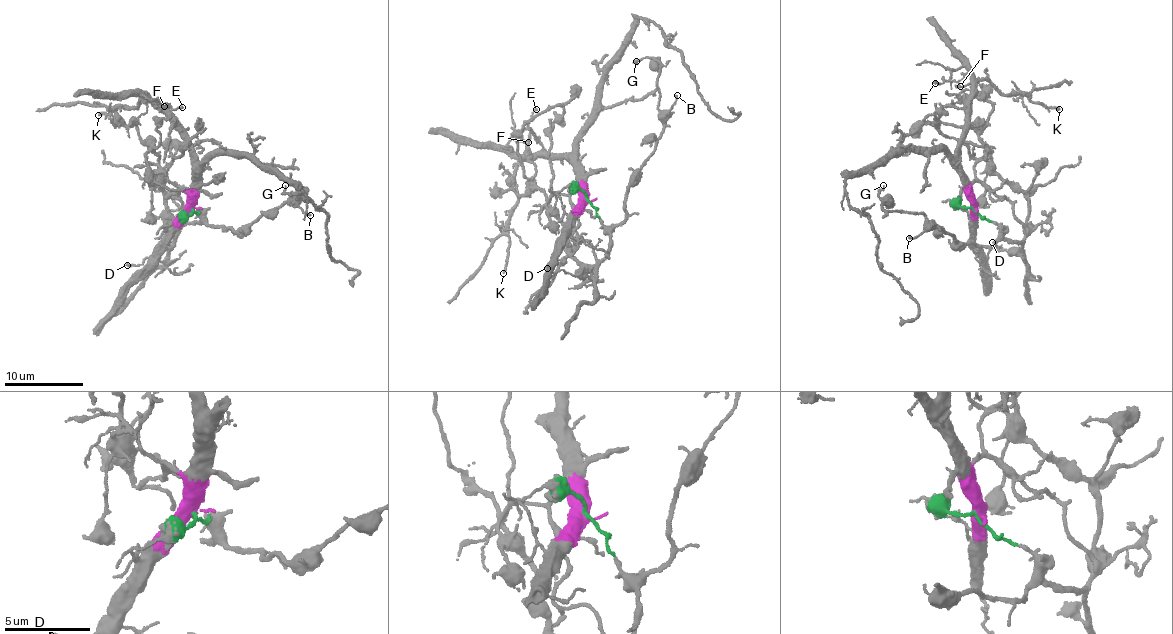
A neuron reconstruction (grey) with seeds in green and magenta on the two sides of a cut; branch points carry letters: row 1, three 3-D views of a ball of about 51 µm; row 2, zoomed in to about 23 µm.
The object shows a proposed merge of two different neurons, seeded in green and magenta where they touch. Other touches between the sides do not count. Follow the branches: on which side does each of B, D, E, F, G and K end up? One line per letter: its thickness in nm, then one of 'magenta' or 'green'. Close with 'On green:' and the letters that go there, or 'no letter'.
B: calibre 110 nm; green
D: calibre 80 nm; green
E: calibre 130 nm; magenta
F: calibre 90 nm; magenta
G: calibre 120 nm; green
K: calibre 180 nm; magenta
On green: B, D, G

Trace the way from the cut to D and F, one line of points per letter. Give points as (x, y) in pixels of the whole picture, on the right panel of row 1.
D: (973, 207), (1004, 235), (1021, 242), (1022, 257), (1017, 252), (997, 250), (992, 241)
F: (973, 207), (971, 186), (959, 164), (959, 140), (967, 117), (965, 105), (972, 88), (969, 83), (960, 86)

